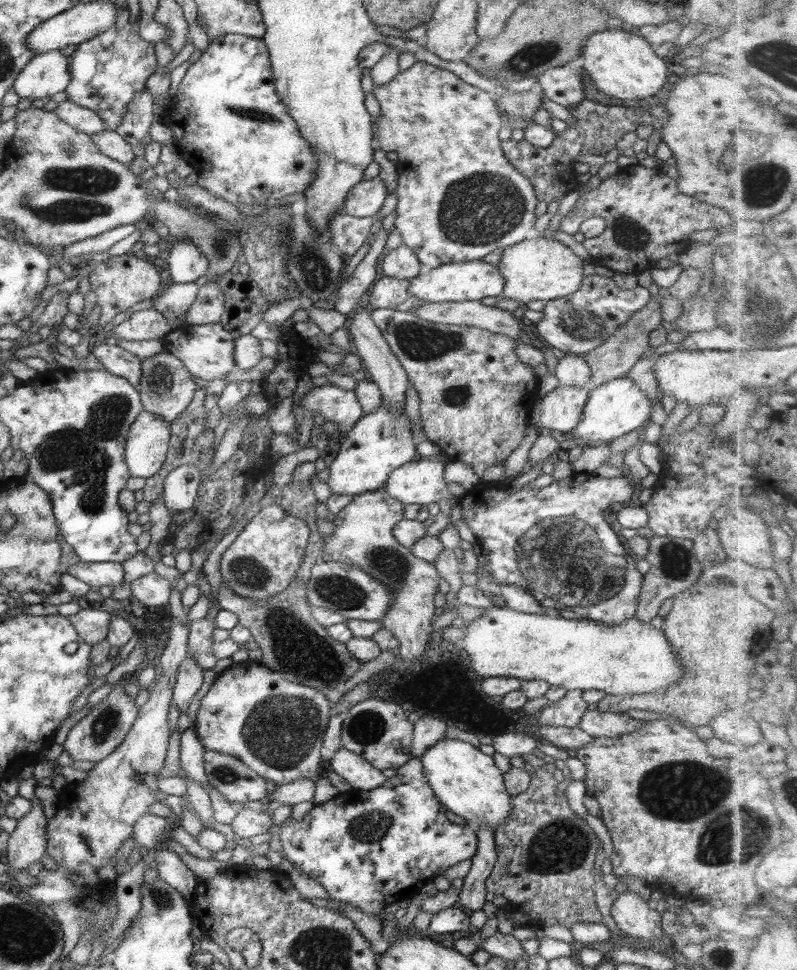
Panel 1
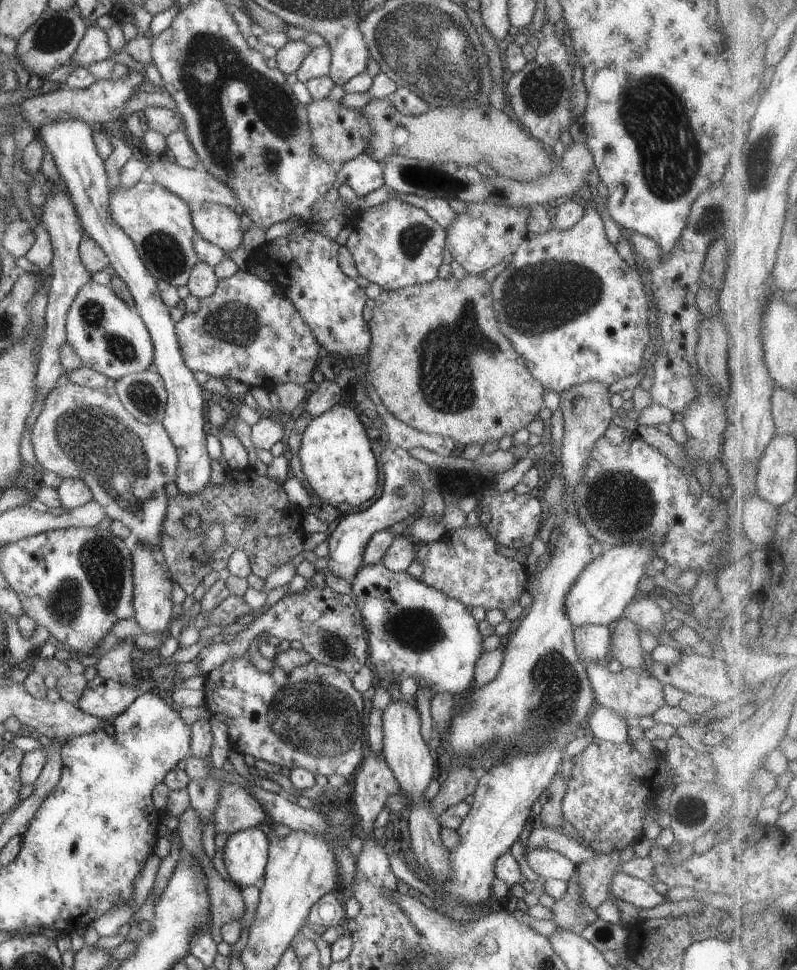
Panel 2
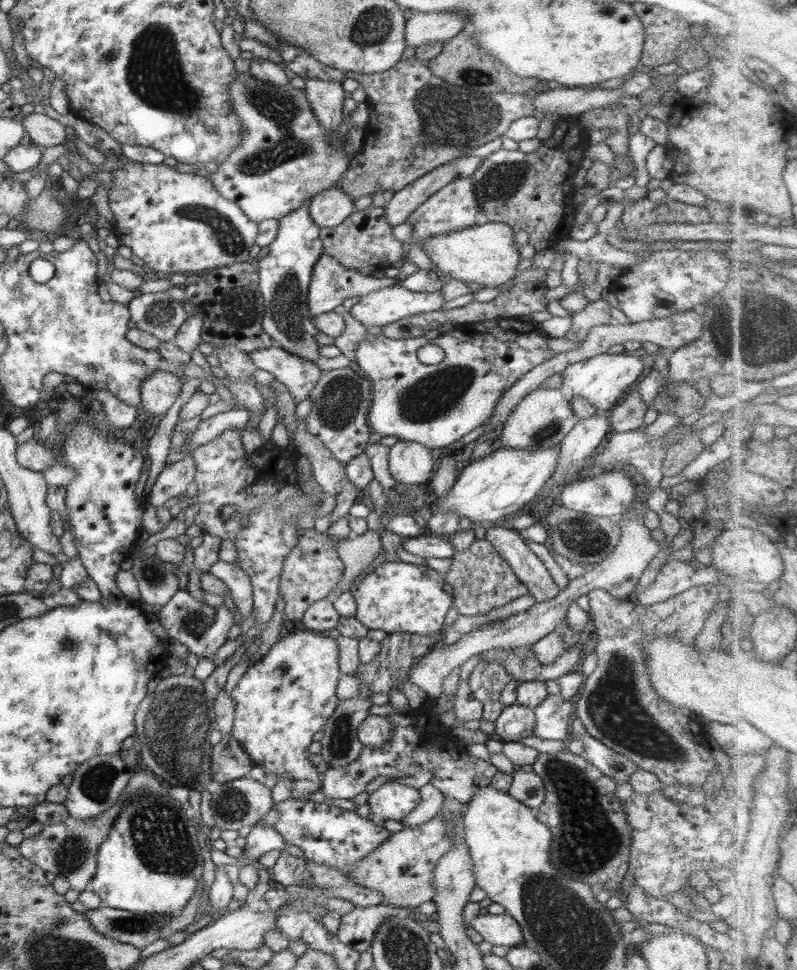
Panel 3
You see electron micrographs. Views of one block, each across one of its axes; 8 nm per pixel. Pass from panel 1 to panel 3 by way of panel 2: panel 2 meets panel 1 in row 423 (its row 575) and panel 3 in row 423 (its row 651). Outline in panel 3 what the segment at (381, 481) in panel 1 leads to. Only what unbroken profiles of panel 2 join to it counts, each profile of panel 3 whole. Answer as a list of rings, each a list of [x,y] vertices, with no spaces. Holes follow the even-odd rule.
[[[492,318],[475,324],[464,323],[444,334],[400,340],[368,333],[356,347],[355,362],[358,371],[372,382],[373,398],[367,417],[371,431],[384,437],[397,437],[399,441],[416,442],[430,451],[454,444],[475,428],[484,425],[494,415],[502,396],[524,374],[556,355],[548,347],[547,340],[550,337],[540,324],[520,321],[518,318]],[[428,343],[436,344],[444,350],[446,357],[440,364],[422,364],[417,358],[418,349]]]

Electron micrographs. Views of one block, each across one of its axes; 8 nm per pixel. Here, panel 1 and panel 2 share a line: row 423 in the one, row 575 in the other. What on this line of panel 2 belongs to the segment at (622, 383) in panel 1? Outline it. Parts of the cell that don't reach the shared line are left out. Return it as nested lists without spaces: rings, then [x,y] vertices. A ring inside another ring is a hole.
[[[646,542],[628,543],[608,547],[574,580],[566,594],[566,614],[574,628],[584,624],[609,625],[624,615],[630,600],[639,597],[638,583],[646,575],[647,567],[655,558],[655,552]]]

